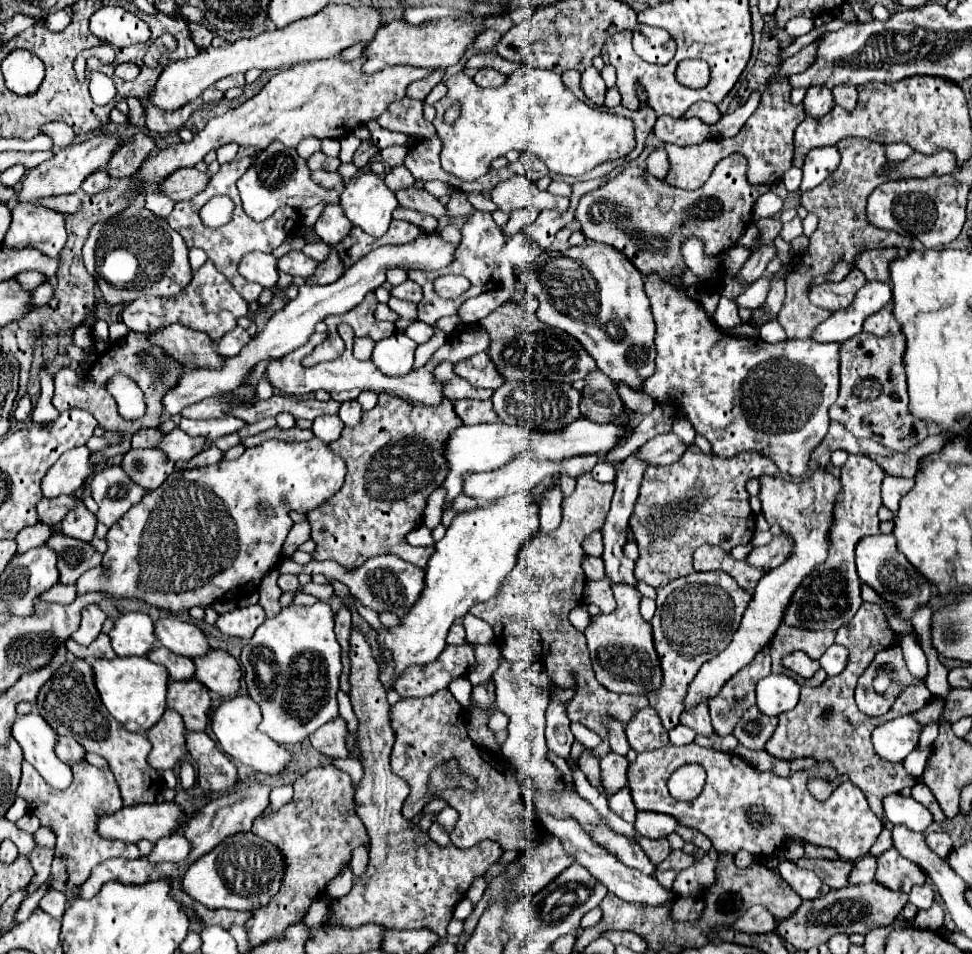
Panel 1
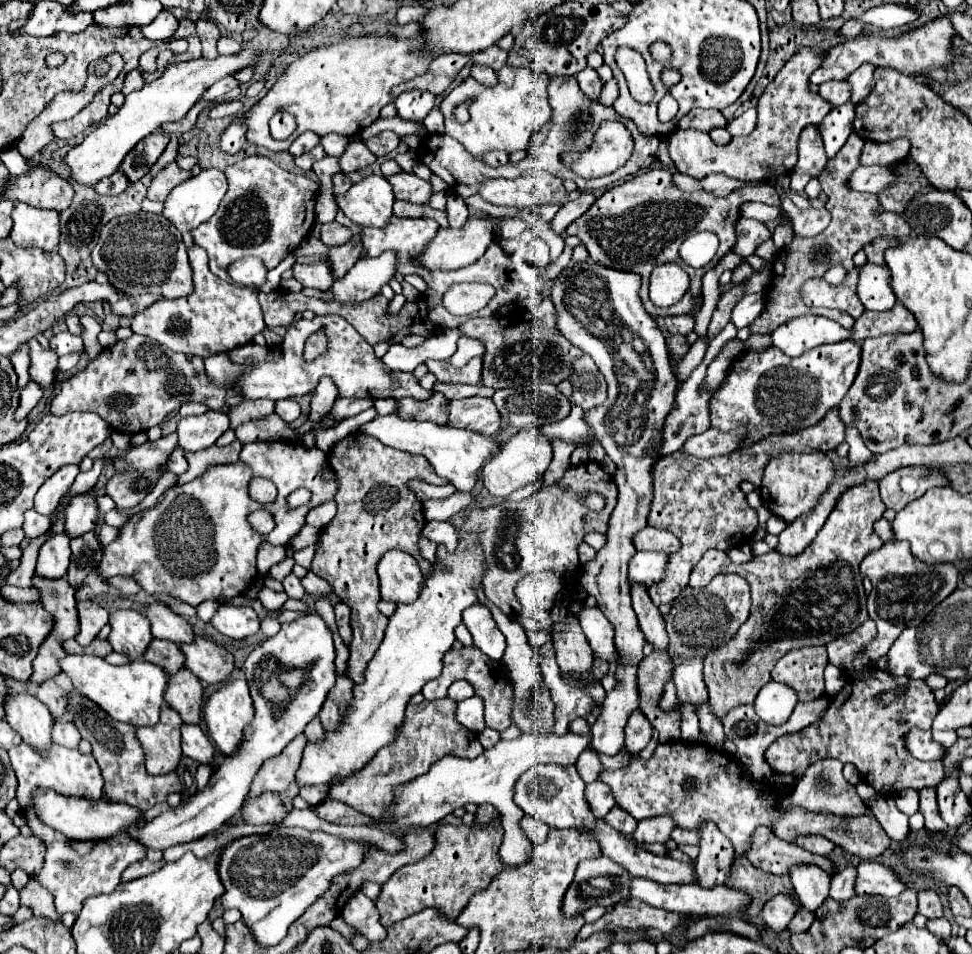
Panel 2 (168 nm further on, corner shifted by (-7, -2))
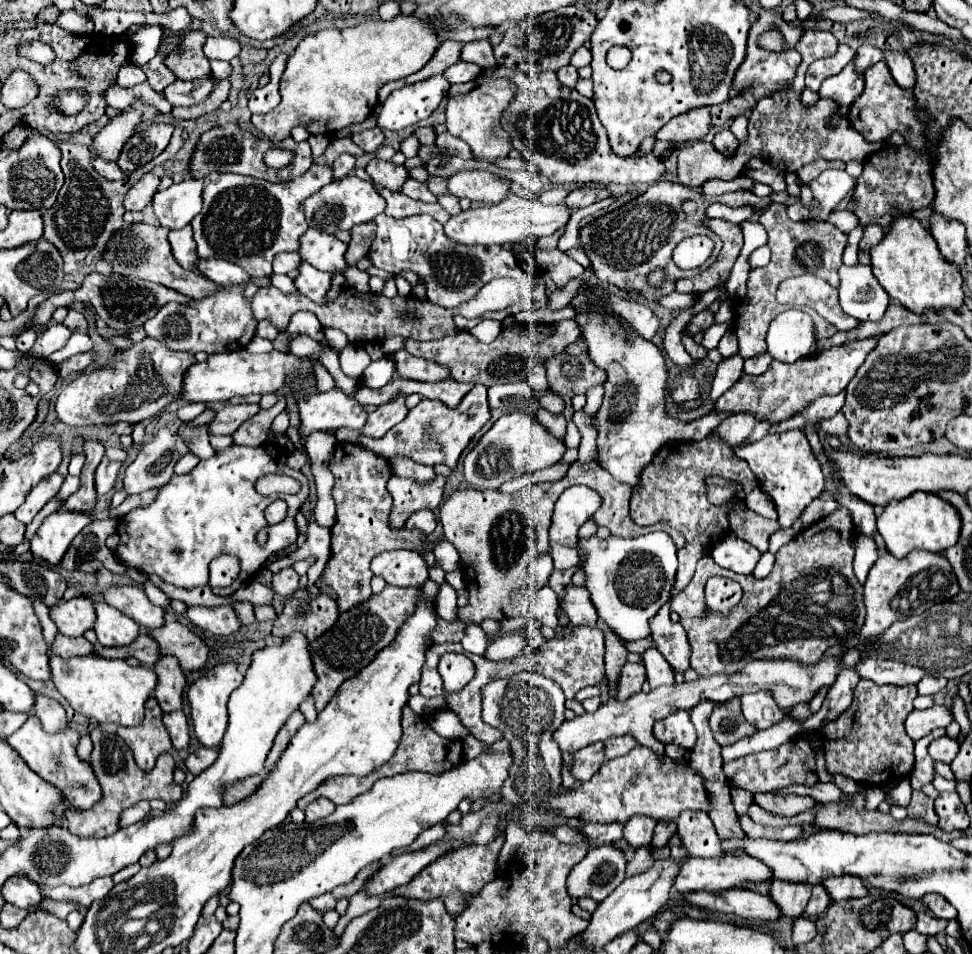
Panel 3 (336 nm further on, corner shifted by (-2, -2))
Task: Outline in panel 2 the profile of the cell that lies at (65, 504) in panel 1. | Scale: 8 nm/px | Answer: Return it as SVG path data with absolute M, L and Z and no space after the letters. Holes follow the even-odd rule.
M29 509L25 511L25 523L23 523L23 533L25 537L37 537L43 535L49 529L49 517L47 515L37 515L37 511Z

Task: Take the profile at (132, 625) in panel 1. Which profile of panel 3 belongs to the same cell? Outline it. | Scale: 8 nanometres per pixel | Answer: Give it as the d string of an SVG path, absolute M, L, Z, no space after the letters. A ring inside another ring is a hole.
M96 601L96 635L98 635L98 643L104 647L124 647L128 643L132 643L138 633L140 627L136 621L128 619L126 615L120 615L120 611L116 611L114 607L108 607L108 603L104 601Z

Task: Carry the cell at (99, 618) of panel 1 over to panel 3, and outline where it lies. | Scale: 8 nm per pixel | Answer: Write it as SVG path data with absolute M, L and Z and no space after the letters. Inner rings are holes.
M88 597L60 601L56 607L50 609L50 617L62 635L82 637L96 623L94 601Z

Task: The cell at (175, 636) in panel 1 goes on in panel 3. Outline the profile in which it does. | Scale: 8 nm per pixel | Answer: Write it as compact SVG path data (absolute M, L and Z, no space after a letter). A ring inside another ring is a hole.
M110 587L102 591L104 601L130 619L134 619L144 629L156 629L164 625L166 609L152 605L142 587Z

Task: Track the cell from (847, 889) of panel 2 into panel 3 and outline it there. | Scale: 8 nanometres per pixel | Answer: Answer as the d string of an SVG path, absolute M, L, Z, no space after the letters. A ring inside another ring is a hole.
M822 885L814 887L812 889L812 897L808 901L808 907L806 907L806 917L818 917L822 915L830 905L830 899L828 899L828 891L824 891Z

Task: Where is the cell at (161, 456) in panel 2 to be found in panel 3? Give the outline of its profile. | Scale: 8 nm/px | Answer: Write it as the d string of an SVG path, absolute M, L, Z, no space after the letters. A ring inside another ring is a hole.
M108 457L102 459L102 463L96 469L96 491L98 491L98 495L106 495L114 487L114 481L118 477L120 467L122 467L120 461L110 461Z

